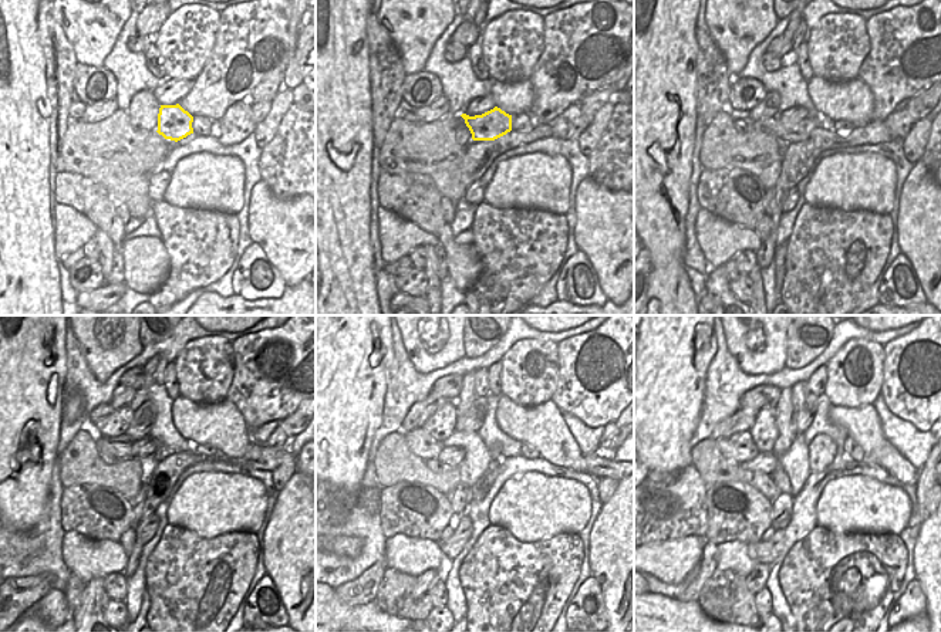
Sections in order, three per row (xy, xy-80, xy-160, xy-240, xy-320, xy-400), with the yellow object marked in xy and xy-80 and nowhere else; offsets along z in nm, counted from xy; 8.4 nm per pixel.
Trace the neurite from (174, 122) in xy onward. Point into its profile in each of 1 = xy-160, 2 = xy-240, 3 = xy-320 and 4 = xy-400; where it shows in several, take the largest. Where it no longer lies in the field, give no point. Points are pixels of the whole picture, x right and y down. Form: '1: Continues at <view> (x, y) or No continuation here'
1: Continues at xy-160 (791, 132)
2: Continues at xy-240 (121, 449)
3: Continues at xy-320 (422, 445)
4: Continues at xy-400 (739, 448).

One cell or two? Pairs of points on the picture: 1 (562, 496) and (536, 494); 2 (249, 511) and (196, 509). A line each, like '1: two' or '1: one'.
1: one
2: one

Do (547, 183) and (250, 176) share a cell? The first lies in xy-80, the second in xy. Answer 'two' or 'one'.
two

